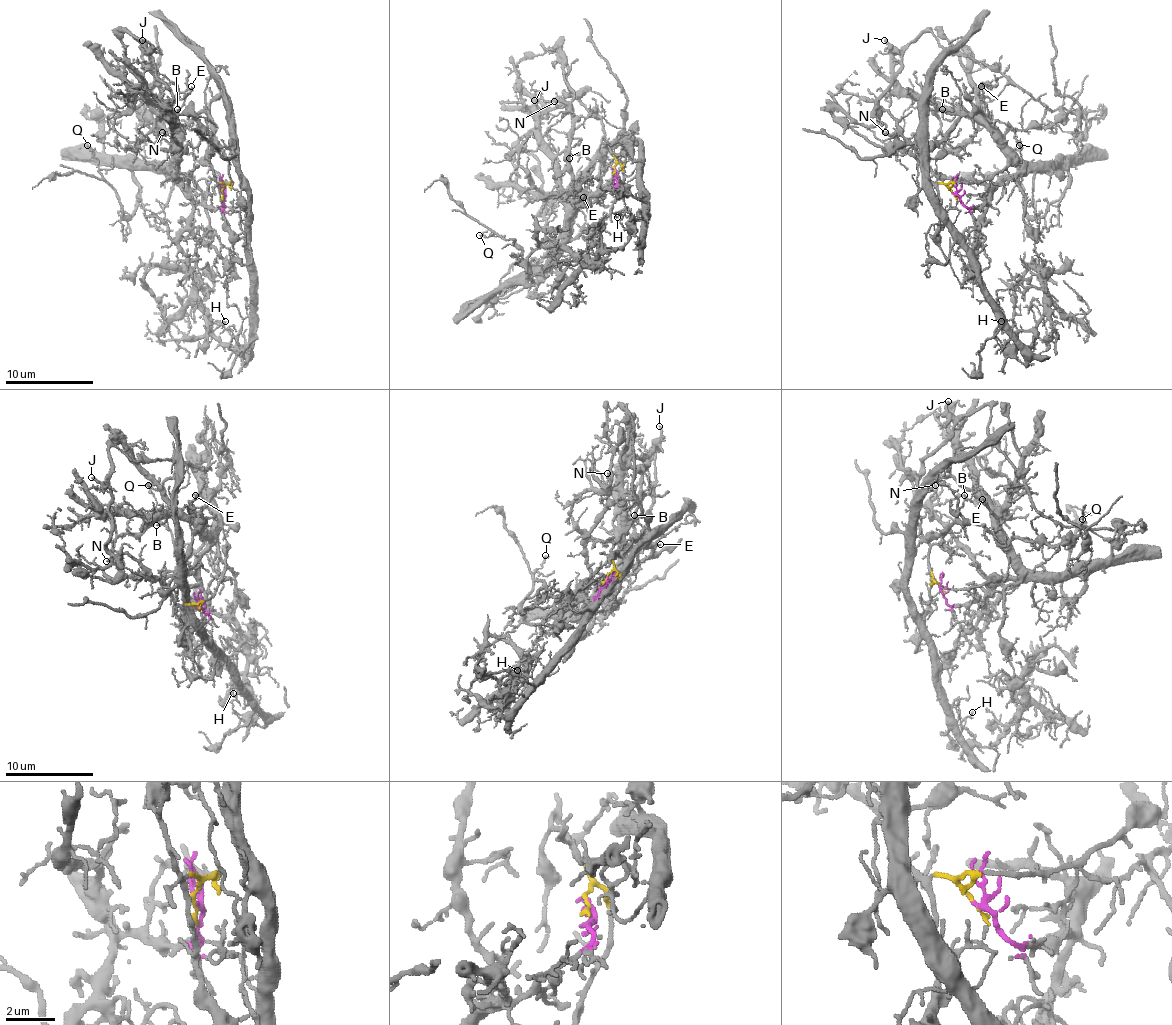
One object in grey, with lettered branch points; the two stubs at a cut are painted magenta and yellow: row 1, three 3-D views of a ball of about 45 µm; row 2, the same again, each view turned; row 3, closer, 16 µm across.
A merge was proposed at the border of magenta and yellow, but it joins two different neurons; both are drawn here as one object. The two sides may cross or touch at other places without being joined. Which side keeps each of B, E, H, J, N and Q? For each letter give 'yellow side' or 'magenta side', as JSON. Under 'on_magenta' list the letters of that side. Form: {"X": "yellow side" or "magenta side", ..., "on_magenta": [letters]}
{"B": "magenta side", "E": "magenta side", "H": "yellow side", "J": "yellow side", "N": "magenta side", "Q": "magenta side", "on_magenta": ["B", "E", "N", "Q"]}

